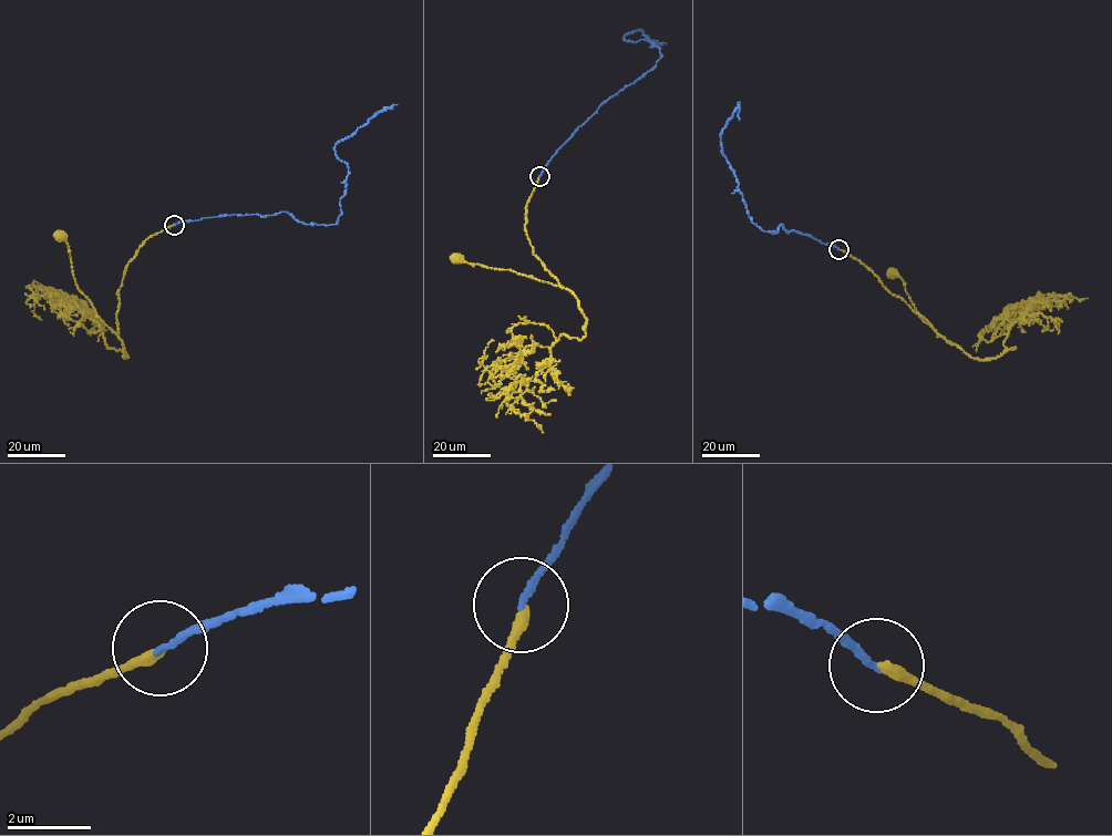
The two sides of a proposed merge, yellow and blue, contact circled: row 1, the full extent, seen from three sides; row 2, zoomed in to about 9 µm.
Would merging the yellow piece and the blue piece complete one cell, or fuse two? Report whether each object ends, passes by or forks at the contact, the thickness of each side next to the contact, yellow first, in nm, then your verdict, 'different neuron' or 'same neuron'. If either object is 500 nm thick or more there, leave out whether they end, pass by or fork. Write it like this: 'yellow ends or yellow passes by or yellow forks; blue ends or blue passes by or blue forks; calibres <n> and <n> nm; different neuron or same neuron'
yellow ends; blue ends; calibres 260 and 160 nm; same neuron

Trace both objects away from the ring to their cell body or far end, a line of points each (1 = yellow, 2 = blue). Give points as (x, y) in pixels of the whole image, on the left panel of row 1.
1: (174, 225), (144, 241), (127, 262), (116, 292), (117, 334), (99, 318), (78, 288), (68, 244), (61, 236)
2: (174, 225), (286, 212), (307, 225), (336, 224), (348, 167), (335, 145), (385, 109), (372, 116)

